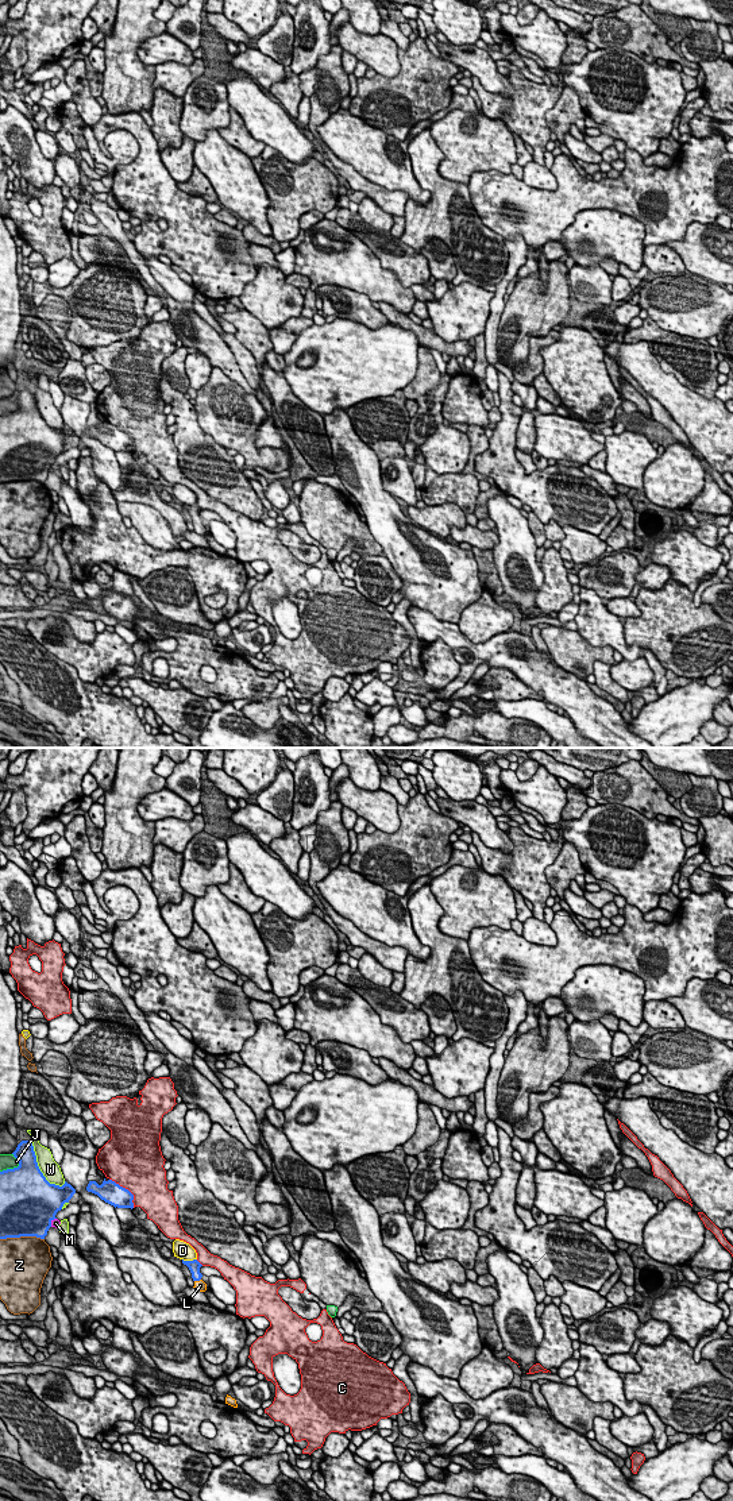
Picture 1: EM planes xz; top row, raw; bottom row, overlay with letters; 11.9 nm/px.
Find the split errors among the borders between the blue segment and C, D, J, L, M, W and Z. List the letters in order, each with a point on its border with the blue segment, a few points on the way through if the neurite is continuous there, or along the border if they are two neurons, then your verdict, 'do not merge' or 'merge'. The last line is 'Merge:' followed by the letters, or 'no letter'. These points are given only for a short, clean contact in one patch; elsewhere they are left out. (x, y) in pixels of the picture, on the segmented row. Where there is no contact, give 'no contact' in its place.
C: contact xz (127, 1189); do not merge
D: contact xz (189, 1261); do not merge
J: contact xz (15, 1168); do not merge
L: contact xz (197, 1280); way xz (195, 1265), (197, 1280), (200, 1285); merge
M: contact xz (50, 1222); do not merge
W: contact xz (38, 1168); do not merge
Z: contact xz (22, 1235); do not merge
Merge: L

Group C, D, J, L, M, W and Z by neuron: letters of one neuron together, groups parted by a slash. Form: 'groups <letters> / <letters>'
groups C / D / J / L / M / W / Z

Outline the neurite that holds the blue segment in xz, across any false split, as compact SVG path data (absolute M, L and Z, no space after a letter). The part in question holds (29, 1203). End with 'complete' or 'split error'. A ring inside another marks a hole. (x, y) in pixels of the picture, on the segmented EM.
M22 1141L12 1154L19 1166L0 1172L0 1239L45 1239L57 1212L76 1189L66 1181L59 1186L46 1180L32 1142Z; complete

